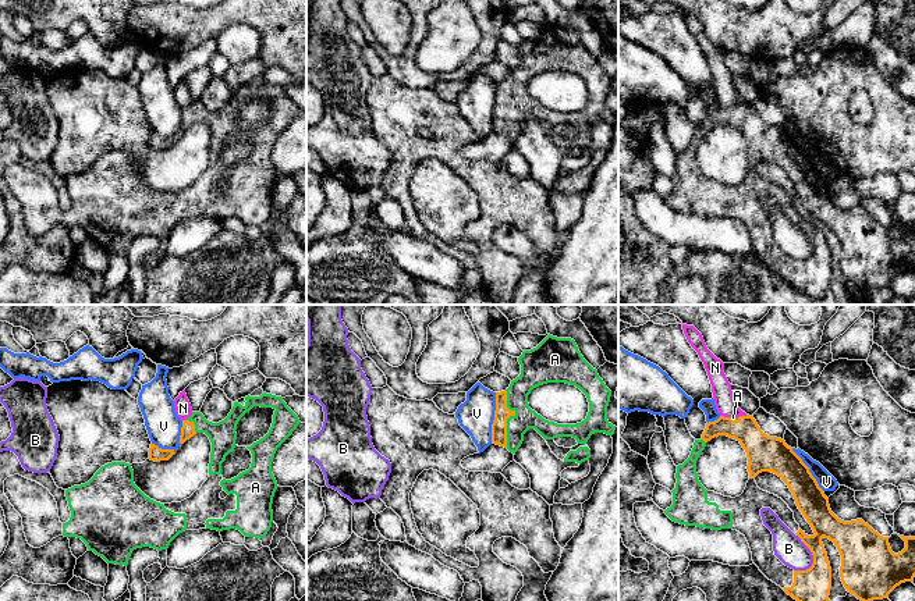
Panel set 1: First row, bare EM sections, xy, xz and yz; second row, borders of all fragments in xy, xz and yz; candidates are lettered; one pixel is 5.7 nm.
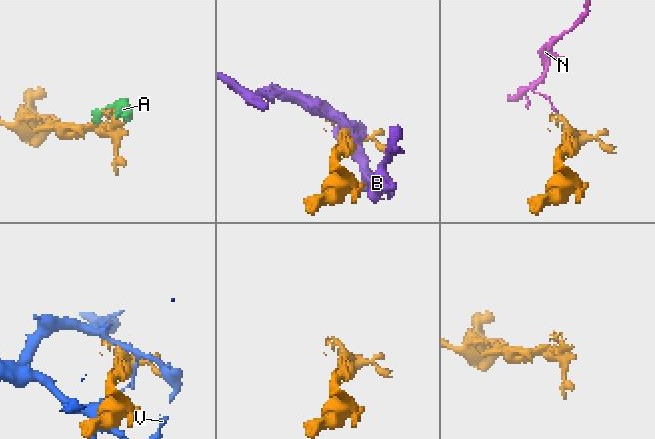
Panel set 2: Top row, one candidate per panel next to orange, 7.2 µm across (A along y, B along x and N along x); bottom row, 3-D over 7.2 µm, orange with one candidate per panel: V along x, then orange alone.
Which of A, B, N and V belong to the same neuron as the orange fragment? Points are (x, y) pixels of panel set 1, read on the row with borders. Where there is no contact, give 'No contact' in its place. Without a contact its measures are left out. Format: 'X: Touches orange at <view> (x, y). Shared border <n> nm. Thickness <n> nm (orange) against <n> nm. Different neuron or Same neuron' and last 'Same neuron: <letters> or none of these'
A: Touches orange at xz (509, 416). Shared border 340 nm. Thickness 100 nm (orange) against 130 nm. Same neuron
B: Touches orange at yz (811, 551). Shared border 220 nm. Thickness 200 nm (orange) against 170 nm. Different neuron
N: Touches orange at yz (726, 418). Shared border 70 nm. Thickness 160 nm (orange) against 120 nm. Different neuron
V: Touches orange at xz (495, 418). Shared border 280 nm. Thickness 100 nm (orange) against 200 nm. Different neuron
Same neuron: A

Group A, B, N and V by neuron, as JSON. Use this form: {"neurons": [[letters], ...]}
{"neurons": [["A"], ["B"], ["N"], ["V"]]}

